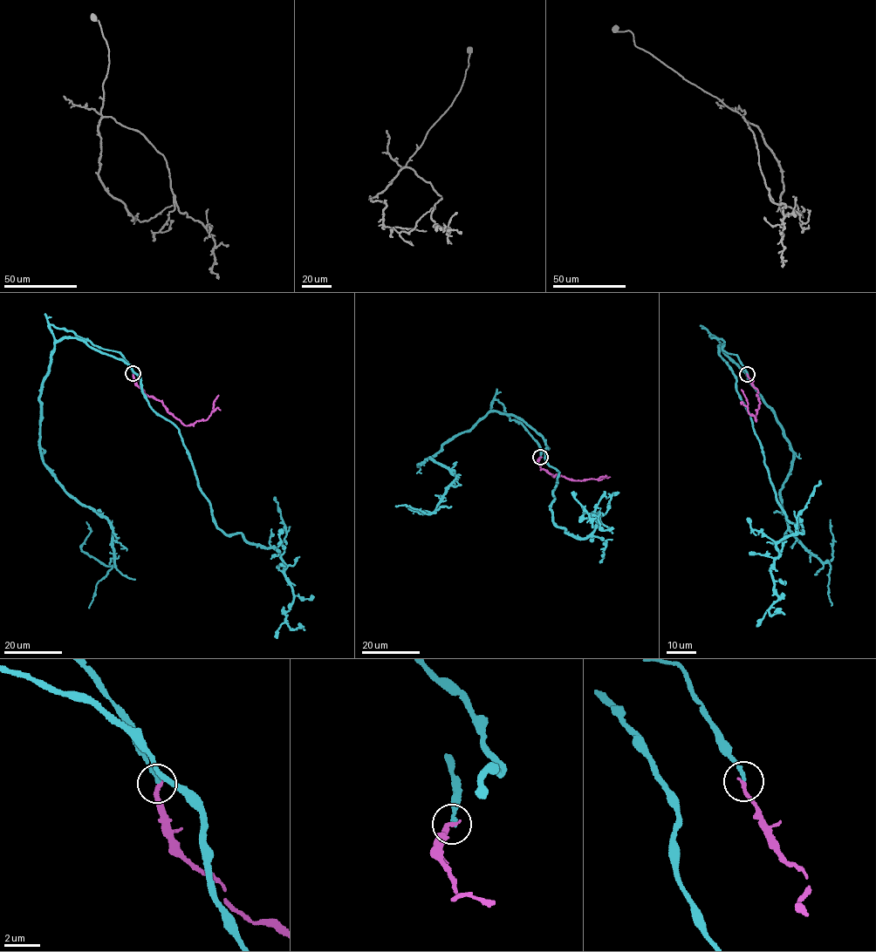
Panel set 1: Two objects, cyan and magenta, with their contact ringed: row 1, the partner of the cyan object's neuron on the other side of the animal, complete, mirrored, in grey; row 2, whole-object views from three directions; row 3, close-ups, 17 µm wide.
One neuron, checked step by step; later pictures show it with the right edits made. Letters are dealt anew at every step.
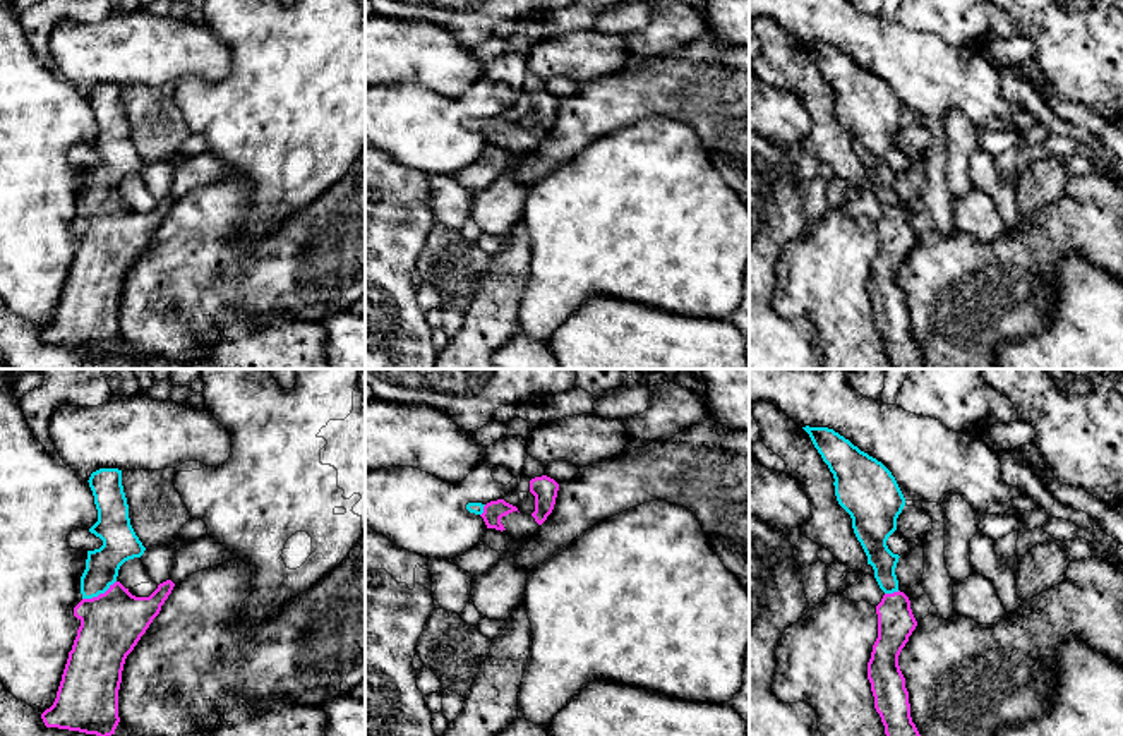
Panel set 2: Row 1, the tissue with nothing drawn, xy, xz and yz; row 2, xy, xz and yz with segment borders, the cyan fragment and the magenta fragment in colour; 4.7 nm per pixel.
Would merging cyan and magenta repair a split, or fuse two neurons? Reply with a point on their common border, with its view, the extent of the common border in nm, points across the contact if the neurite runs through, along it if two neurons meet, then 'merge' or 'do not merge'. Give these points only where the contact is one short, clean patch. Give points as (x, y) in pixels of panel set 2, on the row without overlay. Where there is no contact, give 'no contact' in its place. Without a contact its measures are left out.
contact xy (98, 210); length 180 nm; way xy (102, 182), (98, 210), (107, 220), (112, 239); merge

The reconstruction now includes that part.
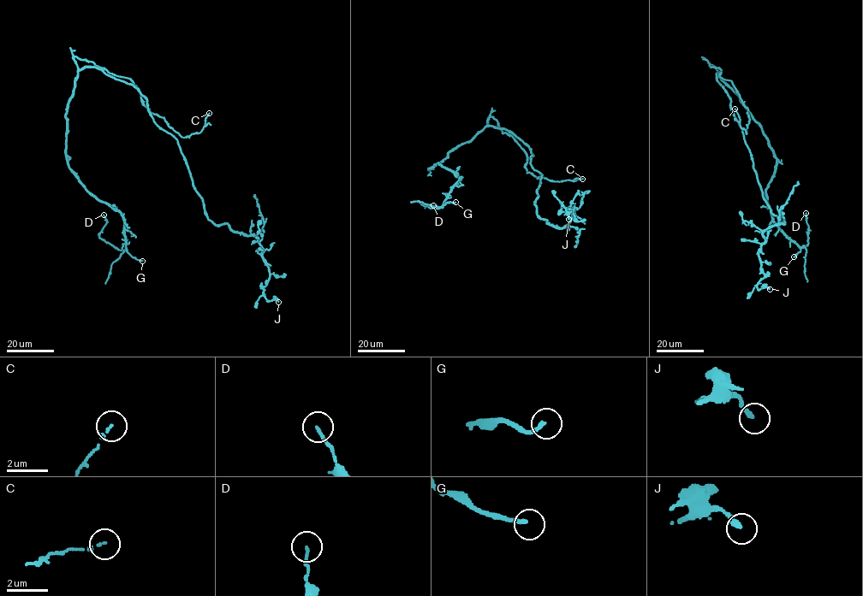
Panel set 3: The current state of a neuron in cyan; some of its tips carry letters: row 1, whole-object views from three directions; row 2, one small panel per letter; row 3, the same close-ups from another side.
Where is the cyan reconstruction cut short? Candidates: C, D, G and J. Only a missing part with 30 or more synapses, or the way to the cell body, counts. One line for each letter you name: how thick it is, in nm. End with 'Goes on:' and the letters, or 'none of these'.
Goes on: none of these

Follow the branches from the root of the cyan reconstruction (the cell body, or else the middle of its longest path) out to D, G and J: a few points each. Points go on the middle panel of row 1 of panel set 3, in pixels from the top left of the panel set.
D: (520, 139), (487, 126), (427, 168), (439, 162), (459, 179), (441, 206), (421, 204), (433, 205)
G: (520, 139), (504, 129), (487, 126), (427, 168), (439, 162), (459, 177), (443, 203), (455, 202)
J: (520, 139), (542, 175), (533, 202), (537, 215), (564, 227), (574, 209), (562, 211), (561, 203), (568, 219)

